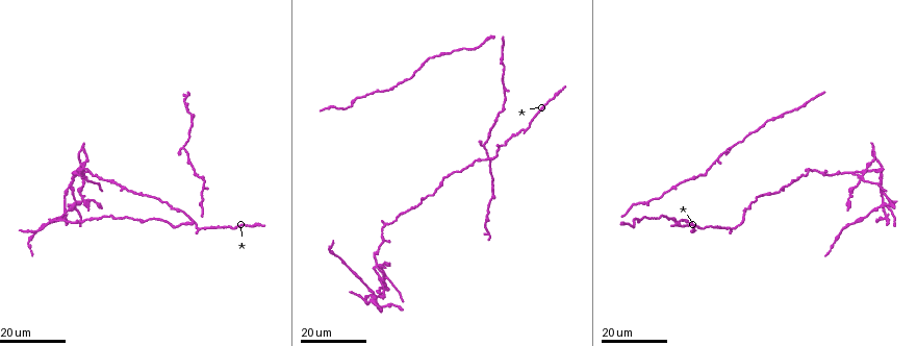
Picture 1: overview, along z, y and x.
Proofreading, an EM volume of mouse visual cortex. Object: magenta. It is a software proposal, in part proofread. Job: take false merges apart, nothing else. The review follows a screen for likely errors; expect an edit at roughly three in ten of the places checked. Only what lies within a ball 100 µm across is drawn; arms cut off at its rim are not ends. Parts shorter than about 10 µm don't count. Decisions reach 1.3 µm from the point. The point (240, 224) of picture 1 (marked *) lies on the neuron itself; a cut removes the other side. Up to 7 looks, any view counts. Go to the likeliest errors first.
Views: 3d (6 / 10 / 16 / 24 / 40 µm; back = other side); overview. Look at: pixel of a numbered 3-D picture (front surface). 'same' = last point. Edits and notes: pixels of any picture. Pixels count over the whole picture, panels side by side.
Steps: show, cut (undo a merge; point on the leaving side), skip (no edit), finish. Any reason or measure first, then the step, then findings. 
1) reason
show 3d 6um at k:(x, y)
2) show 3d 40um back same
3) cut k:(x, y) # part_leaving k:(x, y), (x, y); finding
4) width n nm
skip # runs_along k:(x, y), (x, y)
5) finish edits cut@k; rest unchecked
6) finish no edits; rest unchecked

arms part here
show 3d 16um at 1:(503, 89)

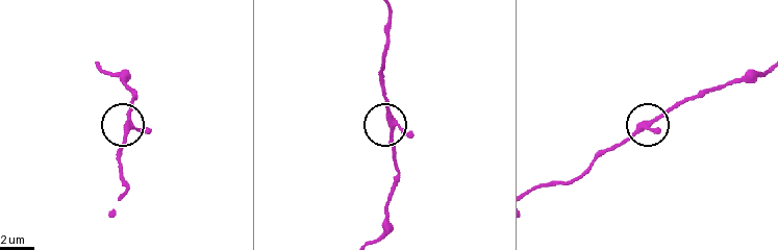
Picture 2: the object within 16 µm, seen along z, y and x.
show 3d 10um at 2:(129, 121)

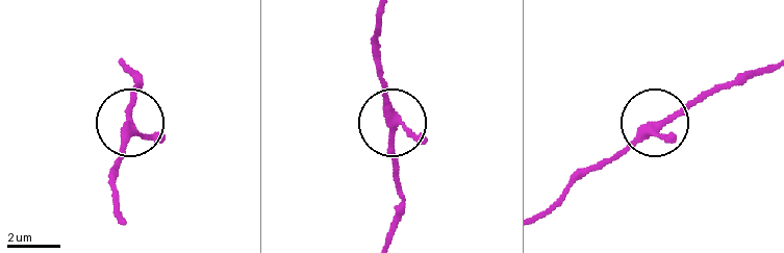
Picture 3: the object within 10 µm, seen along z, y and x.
side_arm 64 um
skip # one neuron here

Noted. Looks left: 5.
calibre changes
show 3d 16um at 1:(517, 133)

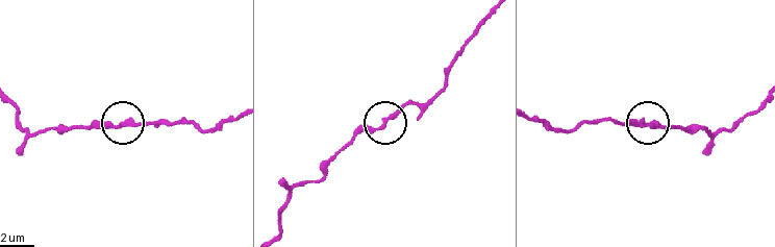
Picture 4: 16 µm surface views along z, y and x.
show 3d 10um at 4:(644, 122)

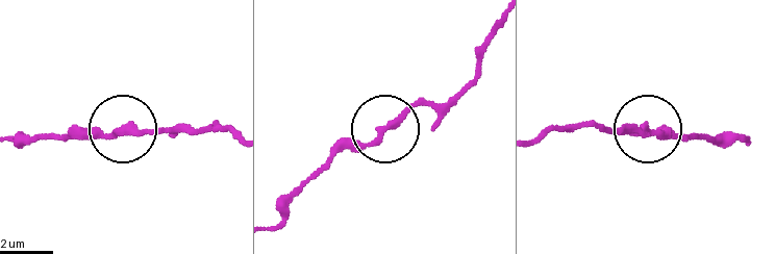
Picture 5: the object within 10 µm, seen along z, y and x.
from behind
show 3d 10um back at 5:(126, 130)

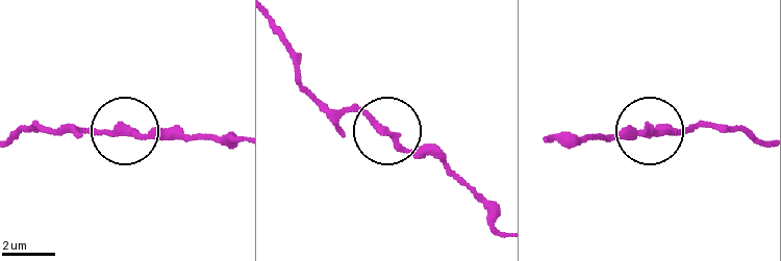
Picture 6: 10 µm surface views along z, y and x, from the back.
skip # runs_along 6:(13, 136), (34, 123), (52, 130), (198, 136); all the same neuron

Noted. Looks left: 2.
thick turns thin
show 3d 16um at 1:(493, 198)

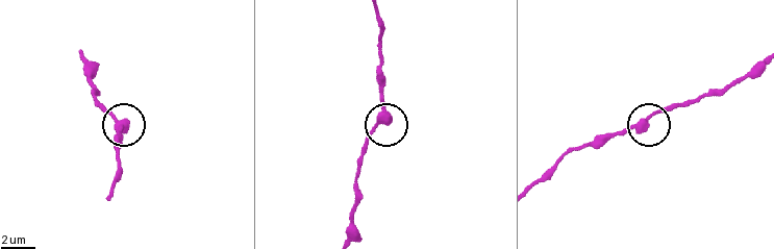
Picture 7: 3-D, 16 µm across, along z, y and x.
show 3d 6um at 7:(113, 118)

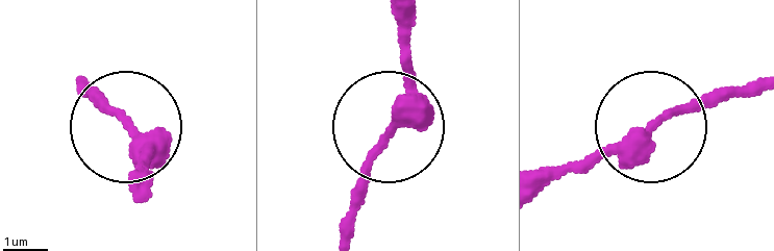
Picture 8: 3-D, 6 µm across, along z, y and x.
width 220 nm
skip # runs_along 8:(406, 15), (406, 93), (343, 224); one neuron here

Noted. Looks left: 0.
finish no edits; rest unchecked

